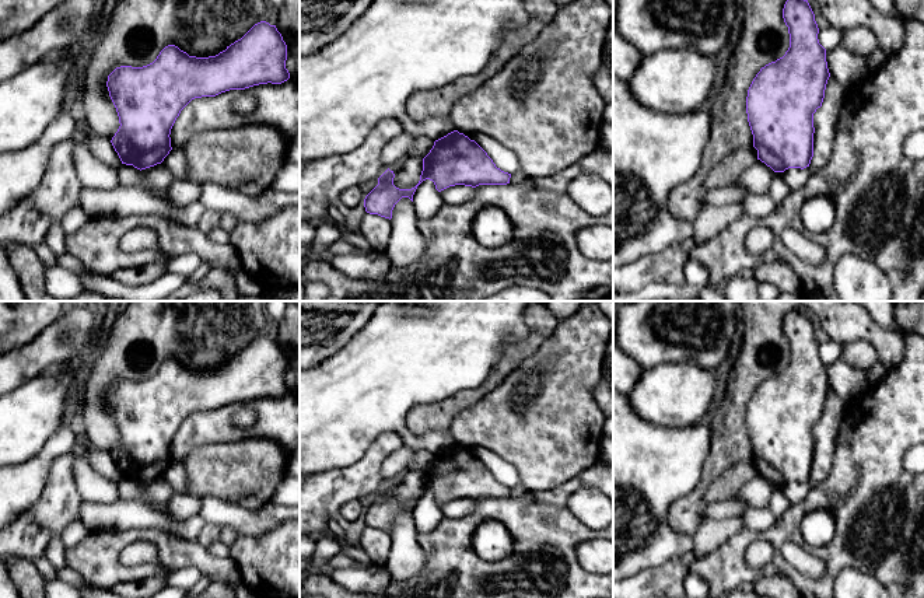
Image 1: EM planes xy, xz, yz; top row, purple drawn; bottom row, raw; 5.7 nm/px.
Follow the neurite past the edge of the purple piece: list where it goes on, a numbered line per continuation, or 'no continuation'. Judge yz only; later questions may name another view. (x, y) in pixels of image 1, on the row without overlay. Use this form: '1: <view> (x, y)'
no continuation

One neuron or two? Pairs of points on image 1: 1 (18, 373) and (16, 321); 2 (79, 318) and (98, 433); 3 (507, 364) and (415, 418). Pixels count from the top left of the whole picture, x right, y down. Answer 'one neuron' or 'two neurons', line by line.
1: two neurons
2: two neurons
3: one neuron

